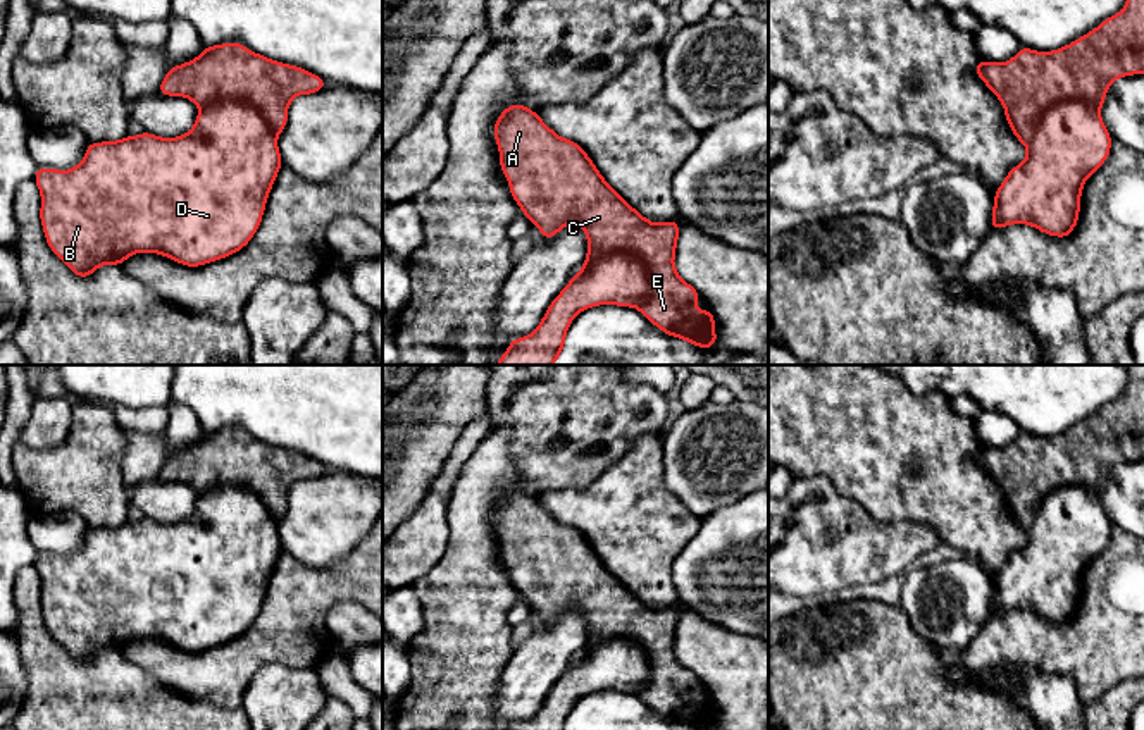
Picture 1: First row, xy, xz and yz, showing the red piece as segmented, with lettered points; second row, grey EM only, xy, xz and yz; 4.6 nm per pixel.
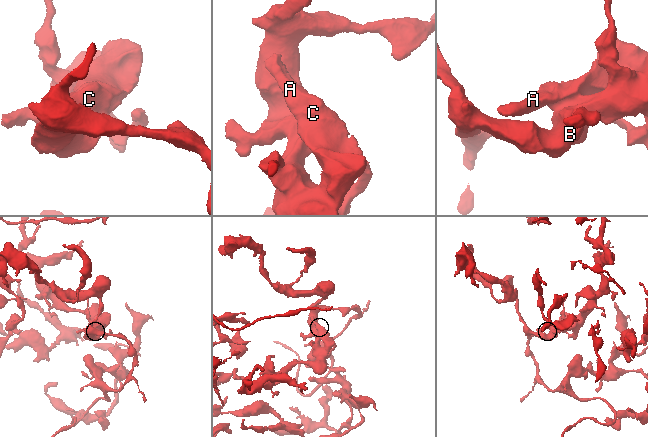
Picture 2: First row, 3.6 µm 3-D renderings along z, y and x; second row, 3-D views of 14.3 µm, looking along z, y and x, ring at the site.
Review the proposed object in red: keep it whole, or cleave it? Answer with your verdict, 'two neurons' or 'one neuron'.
two neurons

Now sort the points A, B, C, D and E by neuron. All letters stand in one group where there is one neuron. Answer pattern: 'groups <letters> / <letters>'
groups A C E / B D

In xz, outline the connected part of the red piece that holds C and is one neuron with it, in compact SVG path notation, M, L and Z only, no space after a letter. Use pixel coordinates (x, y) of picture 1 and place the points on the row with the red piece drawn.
M524 103L505 107L494 121L493 136L500 150L500 167L510 195L525 219L551 239L569 224L577 224L588 238L586 262L624 253L643 262L648 272L650 296L637 308L662 332L687 341L701 350L718 343L712 310L694 310L699 293L675 270L679 220L653 224L631 207L596 169L581 145L553 133Z

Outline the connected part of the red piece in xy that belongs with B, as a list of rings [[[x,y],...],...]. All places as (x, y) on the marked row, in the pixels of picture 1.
[[[243,102],[200,108],[193,127],[177,138],[152,133],[117,141],[90,143],[84,158],[69,170],[38,167],[40,222],[50,250],[78,277],[102,265],[122,265],[134,253],[159,253],[186,267],[200,267],[243,250],[260,227],[269,193],[283,167],[277,136],[262,114]]]

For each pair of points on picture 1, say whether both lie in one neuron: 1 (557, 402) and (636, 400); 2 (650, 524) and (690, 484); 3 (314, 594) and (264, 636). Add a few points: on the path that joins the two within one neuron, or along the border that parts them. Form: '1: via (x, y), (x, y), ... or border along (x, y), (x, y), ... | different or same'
1: via (576, 402), (617, 402) | same
2: border along (662, 458), (662, 481), (700, 519) | different
3: via (302, 605), (276, 631) | same

